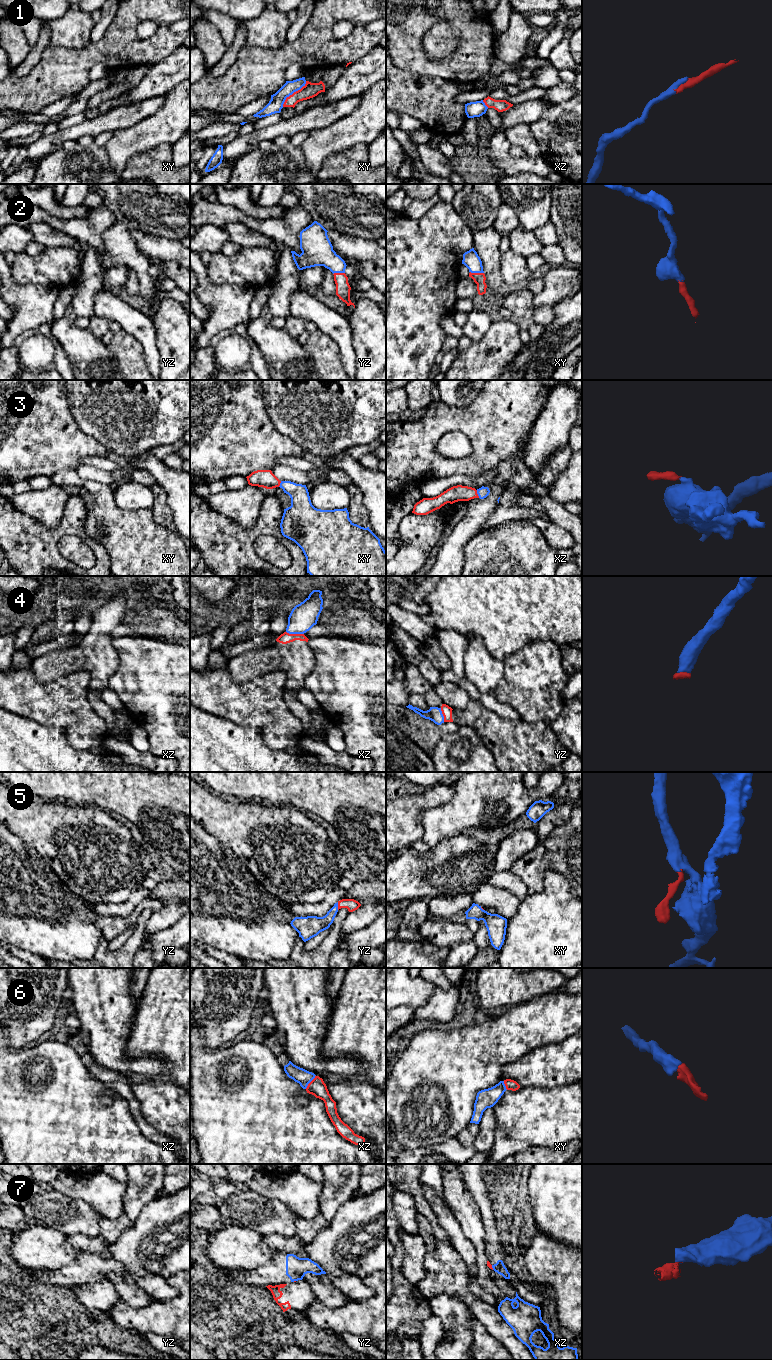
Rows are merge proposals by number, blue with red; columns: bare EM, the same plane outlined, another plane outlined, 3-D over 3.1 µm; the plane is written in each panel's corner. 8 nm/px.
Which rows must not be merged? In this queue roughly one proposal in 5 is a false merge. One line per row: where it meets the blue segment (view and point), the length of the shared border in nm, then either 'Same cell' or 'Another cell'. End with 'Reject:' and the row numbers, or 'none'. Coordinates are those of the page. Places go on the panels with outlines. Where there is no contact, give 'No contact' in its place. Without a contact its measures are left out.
1: Touches blue at xy (292, 93). Shared border 280 nm. Another cell
2: Touches blue at xy (477, 272). Shared border 110 nm. Same cell
3: Touches blue at xz (477, 493). Shared border 70 nm. Same cell
4: Touches blue at xz (295, 633). Shared border 150 nm. Same cell
5: Touches blue at yz (337, 906). Shared border 60 nm. Same cell
6: Touches blue at xz (310, 1081). Shared border 140 nm. Same cell
7: Touches blue at xz (492, 1267). Shared border 40 nm. Another cell
Reject: 1, 7

